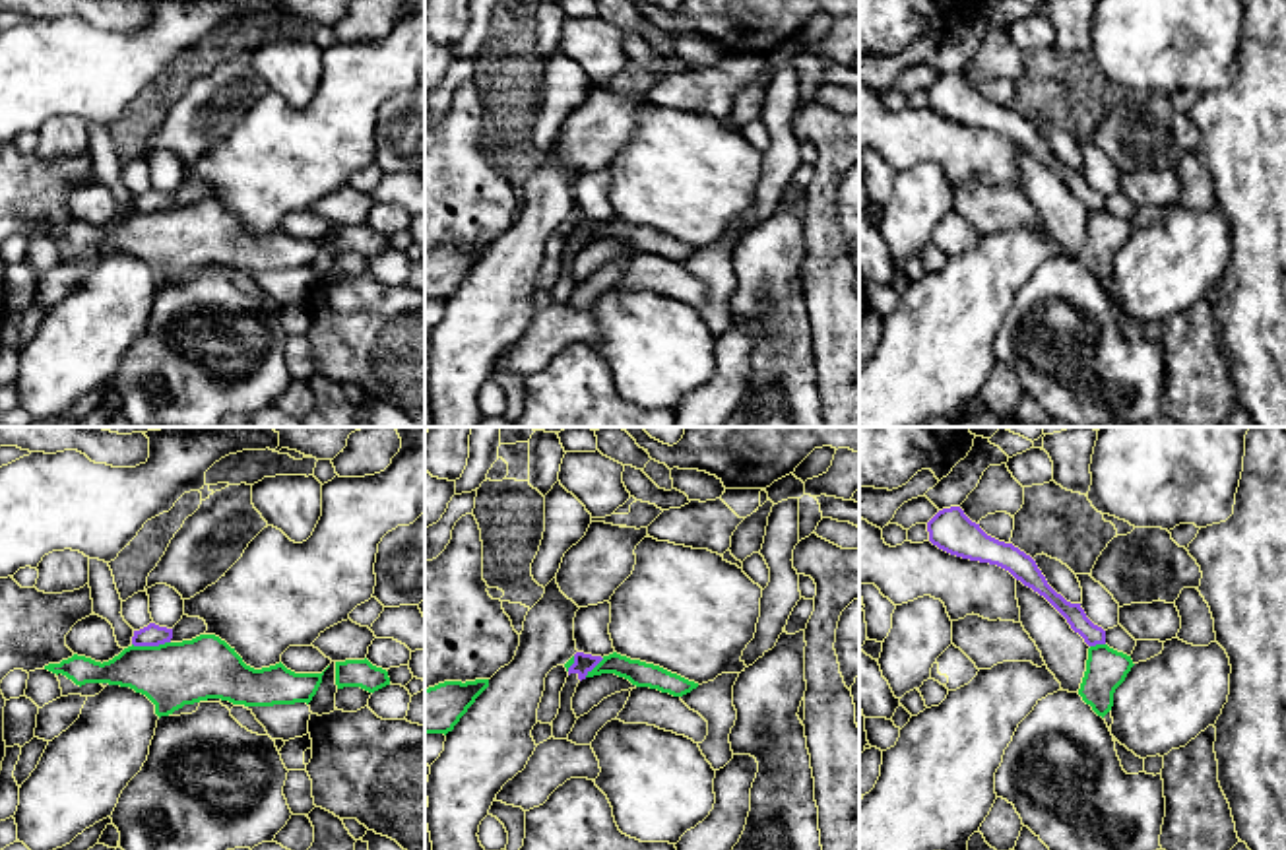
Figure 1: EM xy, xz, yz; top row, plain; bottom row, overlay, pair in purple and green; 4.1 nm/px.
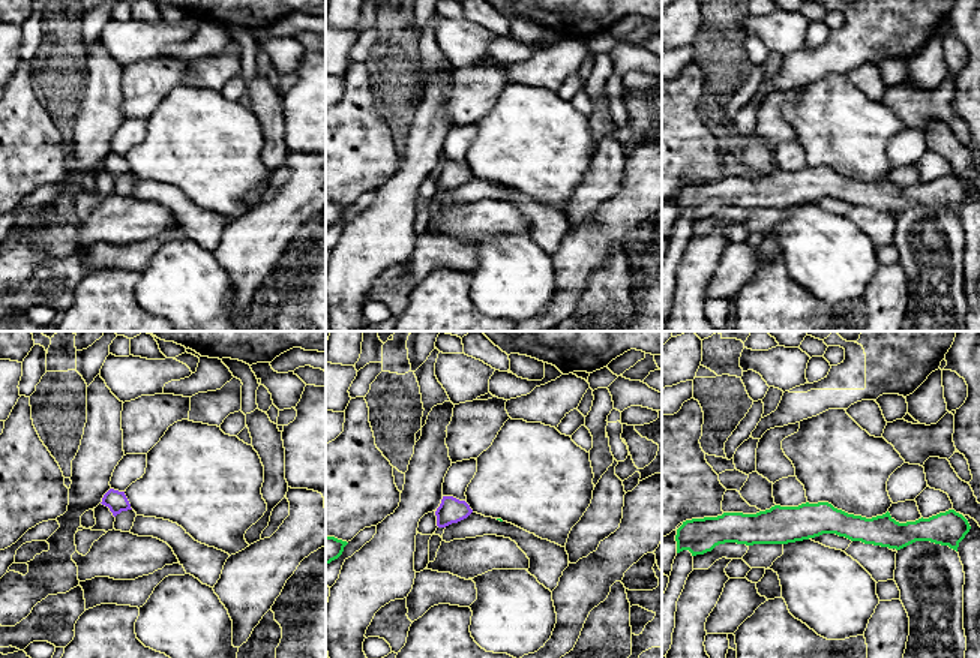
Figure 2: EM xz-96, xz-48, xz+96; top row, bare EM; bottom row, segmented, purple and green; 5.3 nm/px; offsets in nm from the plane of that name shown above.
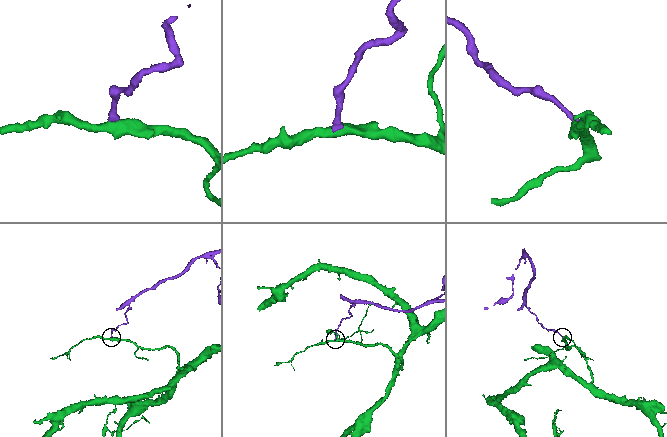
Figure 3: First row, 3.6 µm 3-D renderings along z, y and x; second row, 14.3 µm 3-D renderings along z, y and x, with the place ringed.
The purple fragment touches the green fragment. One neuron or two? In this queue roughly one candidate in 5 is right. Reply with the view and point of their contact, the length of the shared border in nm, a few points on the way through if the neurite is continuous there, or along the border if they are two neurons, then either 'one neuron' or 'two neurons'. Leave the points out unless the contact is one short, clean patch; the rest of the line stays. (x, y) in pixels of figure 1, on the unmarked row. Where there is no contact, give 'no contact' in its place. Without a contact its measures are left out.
contact xy (150, 210); length 160 nm; border xy (169, 206), (132, 210); two neurons

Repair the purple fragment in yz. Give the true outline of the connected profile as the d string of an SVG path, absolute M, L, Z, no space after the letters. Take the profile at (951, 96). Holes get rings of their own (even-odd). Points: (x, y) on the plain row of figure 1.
M960 72L939 76L927 87L927 97L929 107L950 120L1009 136L1024 151L1044 161L1088 212L1106 210L1106 196L1086 182L1080 169L1071 169L1057 159L1030 120L1013 109L987 101Z

